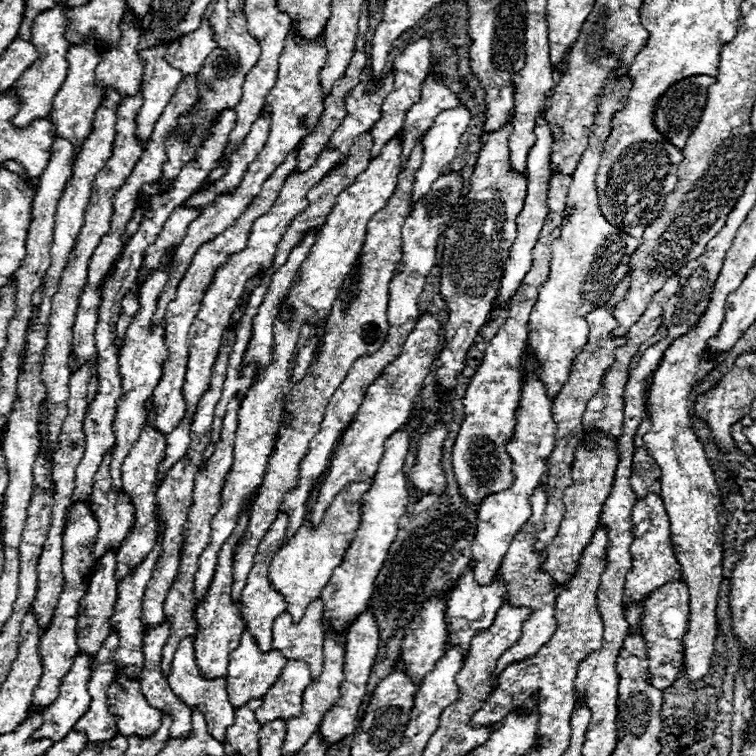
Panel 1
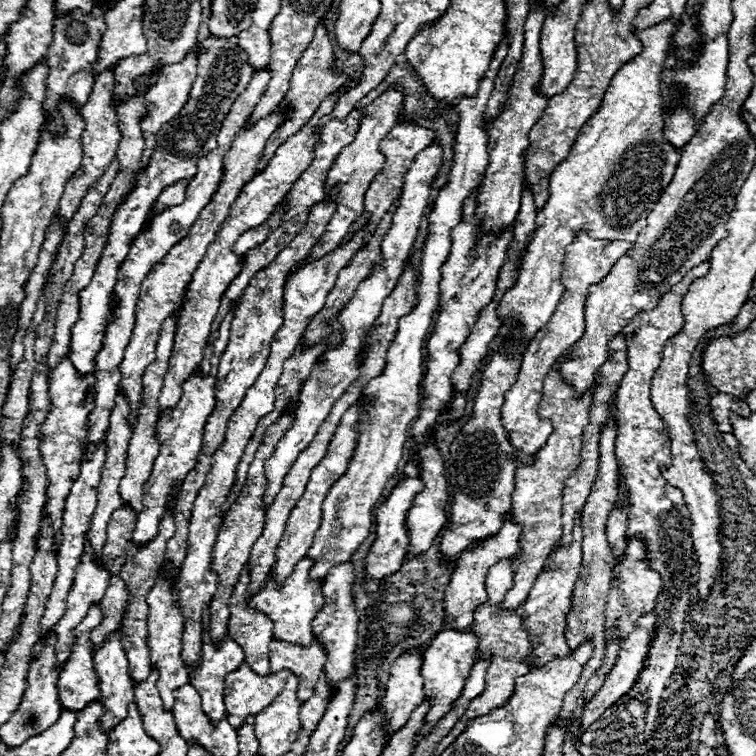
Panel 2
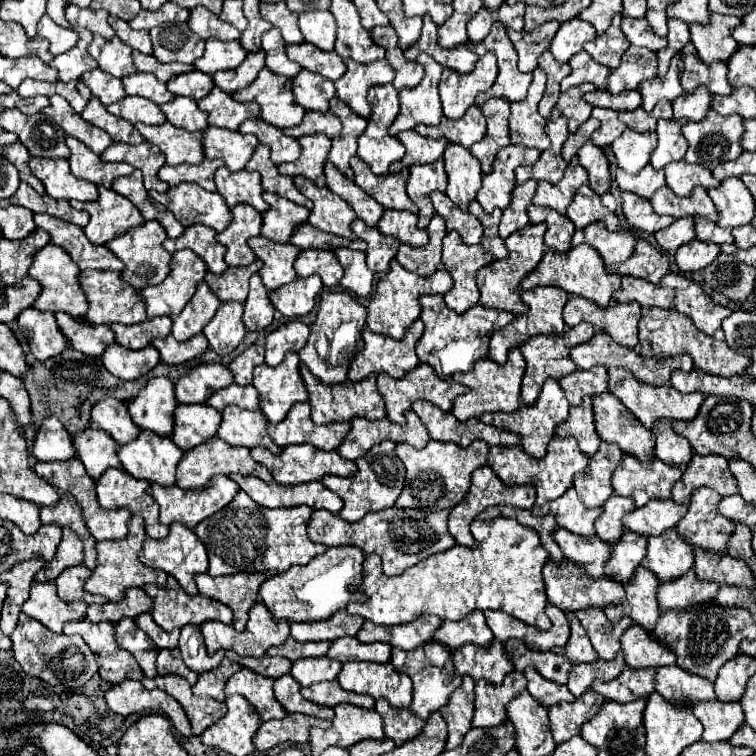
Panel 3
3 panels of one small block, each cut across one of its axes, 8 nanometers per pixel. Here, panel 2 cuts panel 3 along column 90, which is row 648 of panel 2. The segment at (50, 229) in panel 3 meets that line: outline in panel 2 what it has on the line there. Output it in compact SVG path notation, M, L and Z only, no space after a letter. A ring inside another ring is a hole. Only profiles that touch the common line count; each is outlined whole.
M244 566L240 580L230 598L230 620L228 632L236 644L242 646L246 652L246 664L260 676L268 676L270 662L268 662L268 644L274 636L274 624L268 620L266 614L248 608L246 590L250 584L250 570Z

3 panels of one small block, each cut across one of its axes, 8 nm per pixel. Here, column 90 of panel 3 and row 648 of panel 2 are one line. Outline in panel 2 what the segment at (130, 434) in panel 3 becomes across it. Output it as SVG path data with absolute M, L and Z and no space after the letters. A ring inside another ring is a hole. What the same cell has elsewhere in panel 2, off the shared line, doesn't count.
M412 648L404 652L404 656L392 662L390 680L380 700L380 708L382 708L380 712L384 712L390 718L390 724L388 724L390 734L400 730L408 722L412 710L426 700L424 678L420 670L422 670L420 648Z

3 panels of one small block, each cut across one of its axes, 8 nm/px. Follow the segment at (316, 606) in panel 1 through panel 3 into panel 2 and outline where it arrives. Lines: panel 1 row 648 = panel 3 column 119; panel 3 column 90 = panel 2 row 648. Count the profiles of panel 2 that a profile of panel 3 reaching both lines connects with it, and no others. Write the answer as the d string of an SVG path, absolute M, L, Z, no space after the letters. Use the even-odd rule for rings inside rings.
M272 640L270 644L270 668L272 672L278 670L292 670L300 684L298 684L298 698L306 702L314 694L314 686L318 682L320 672L324 670L326 654L322 646L314 640L310 646L298 646L292 642Z

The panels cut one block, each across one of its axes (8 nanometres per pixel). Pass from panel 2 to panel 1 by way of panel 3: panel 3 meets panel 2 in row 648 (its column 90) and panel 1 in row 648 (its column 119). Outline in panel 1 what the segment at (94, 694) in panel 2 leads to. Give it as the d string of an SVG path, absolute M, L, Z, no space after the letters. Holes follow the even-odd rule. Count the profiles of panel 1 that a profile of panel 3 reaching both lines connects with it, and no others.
M106 552L104 558L100 560L96 572L90 578L88 592L80 600L80 616L78 616L78 626L76 626L76 638L78 638L80 652L86 654L90 660L96 658L100 646L110 636L108 618L112 616L114 604L116 604L116 598L118 598L118 582L114 580L114 572L116 572L116 554L114 552Z

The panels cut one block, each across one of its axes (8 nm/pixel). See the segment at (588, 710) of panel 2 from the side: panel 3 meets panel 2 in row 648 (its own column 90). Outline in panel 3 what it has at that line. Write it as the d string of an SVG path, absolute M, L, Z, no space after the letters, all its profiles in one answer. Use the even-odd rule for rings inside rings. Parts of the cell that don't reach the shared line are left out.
M88 618L70 620L64 626L64 634L80 634L84 638L84 642L96 654L98 674L106 682L118 684L120 680L140 680L144 676L134 656L116 644L112 622L94 624Z

